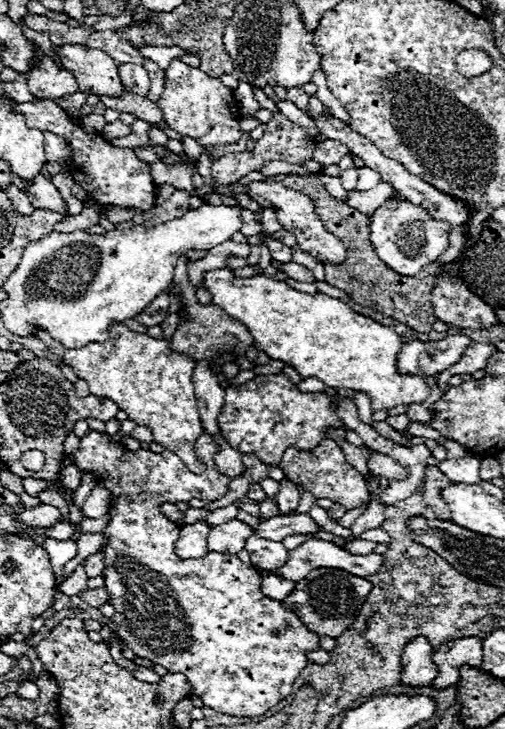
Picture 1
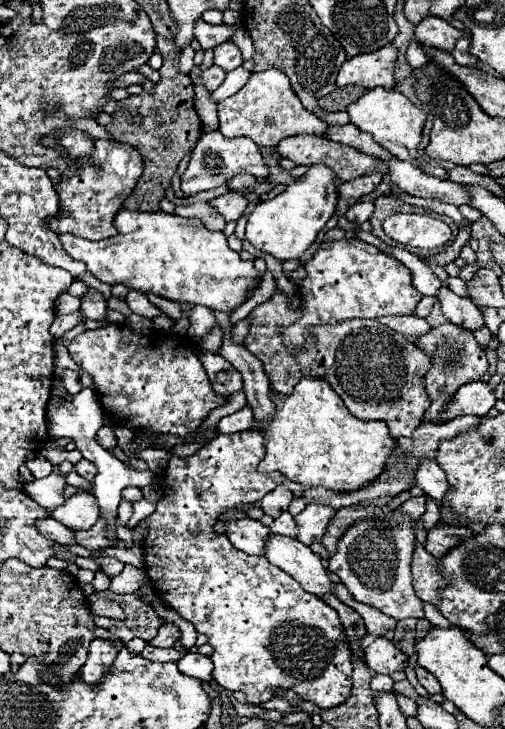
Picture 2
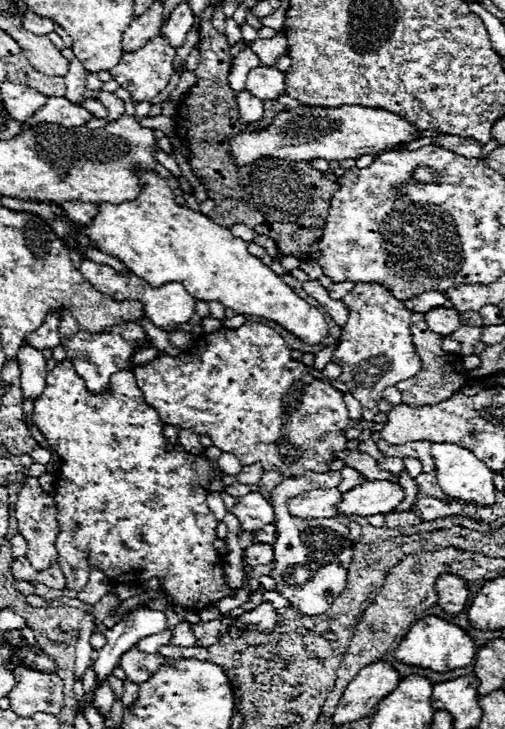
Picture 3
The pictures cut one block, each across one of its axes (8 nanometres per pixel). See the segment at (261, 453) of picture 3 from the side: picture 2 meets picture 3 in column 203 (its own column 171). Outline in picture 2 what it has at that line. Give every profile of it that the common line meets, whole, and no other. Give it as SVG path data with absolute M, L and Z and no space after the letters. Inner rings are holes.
M110 324L106 328L86 330L86 332L78 334L70 342L68 352L70 352L72 360L82 370L86 370L92 376L92 380L96 382L96 386L98 386L96 394L98 394L102 406L110 410L114 424L126 426L130 430L146 428L152 432L184 436L186 442L200 442L200 440L208 438L212 432L198 434L194 438L190 438L190 434L194 434L200 428L202 420L214 408L218 408L226 402L224 398L214 394L212 384L206 376L206 370L196 356L198 344L186 336L172 336L172 334L162 334L162 332L152 332L148 336L140 336L140 334L134 334L124 324Z

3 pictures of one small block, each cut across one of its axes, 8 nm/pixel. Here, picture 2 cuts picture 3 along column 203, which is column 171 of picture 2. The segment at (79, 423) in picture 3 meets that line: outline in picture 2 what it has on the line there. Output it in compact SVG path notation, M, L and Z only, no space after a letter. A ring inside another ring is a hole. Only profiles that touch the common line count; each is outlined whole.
M252 430L228 436L218 434L192 456L172 456L164 474L158 476L162 496L156 502L156 512L144 520L146 534L142 542L146 554L146 574L164 604L178 612L180 618L194 624L198 634L206 634L210 638L208 644L214 648L212 676L222 688L232 692L240 690L250 702L270 700L272 688L294 690L308 702L328 710L330 706L342 704L352 688L350 646L346 644L346 634L336 610L314 594L302 590L292 576L284 574L278 566L272 566L266 558L248 556L236 550L228 542L226 534L214 532L214 524L224 512L262 500L278 486L278 478L282 478L282 474L260 474L256 470L262 458L264 438Z

